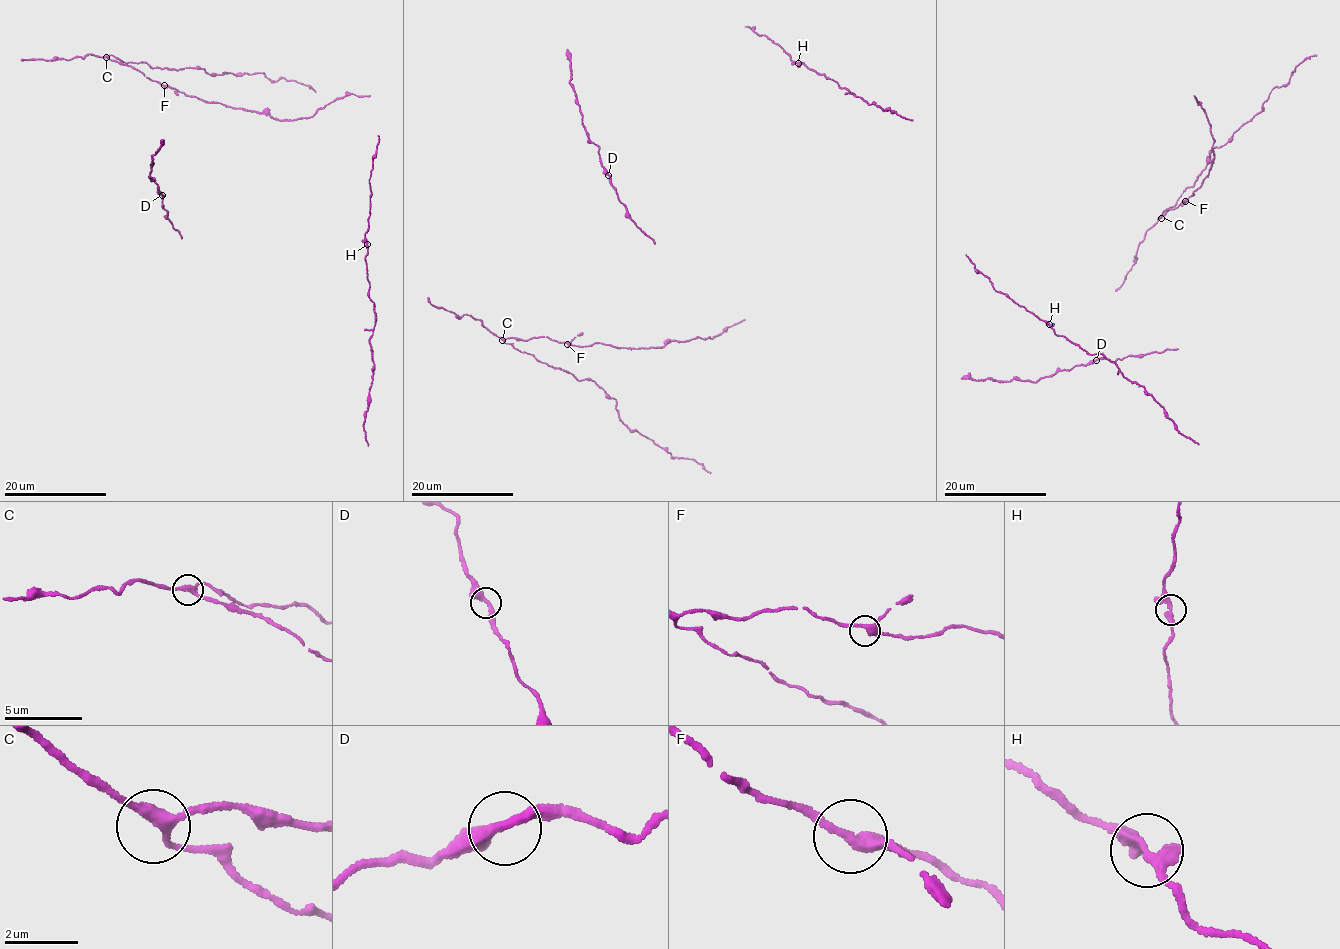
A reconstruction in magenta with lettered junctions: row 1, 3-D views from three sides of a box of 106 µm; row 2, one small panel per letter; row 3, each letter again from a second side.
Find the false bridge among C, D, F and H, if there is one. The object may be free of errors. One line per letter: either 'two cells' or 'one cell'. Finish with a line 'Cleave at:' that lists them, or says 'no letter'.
C: one cell
D: one cell
F: one cell
H: one cell
Cleave at: no letter

